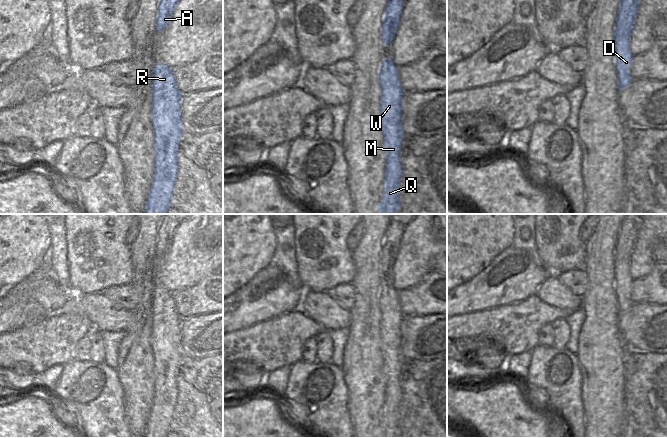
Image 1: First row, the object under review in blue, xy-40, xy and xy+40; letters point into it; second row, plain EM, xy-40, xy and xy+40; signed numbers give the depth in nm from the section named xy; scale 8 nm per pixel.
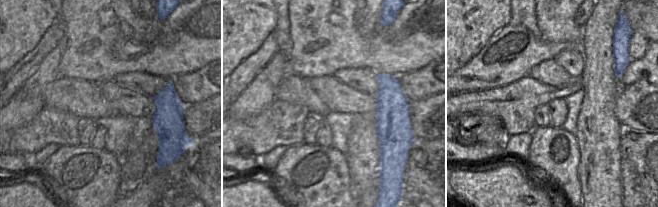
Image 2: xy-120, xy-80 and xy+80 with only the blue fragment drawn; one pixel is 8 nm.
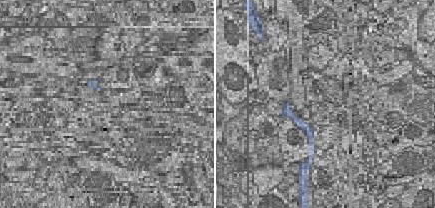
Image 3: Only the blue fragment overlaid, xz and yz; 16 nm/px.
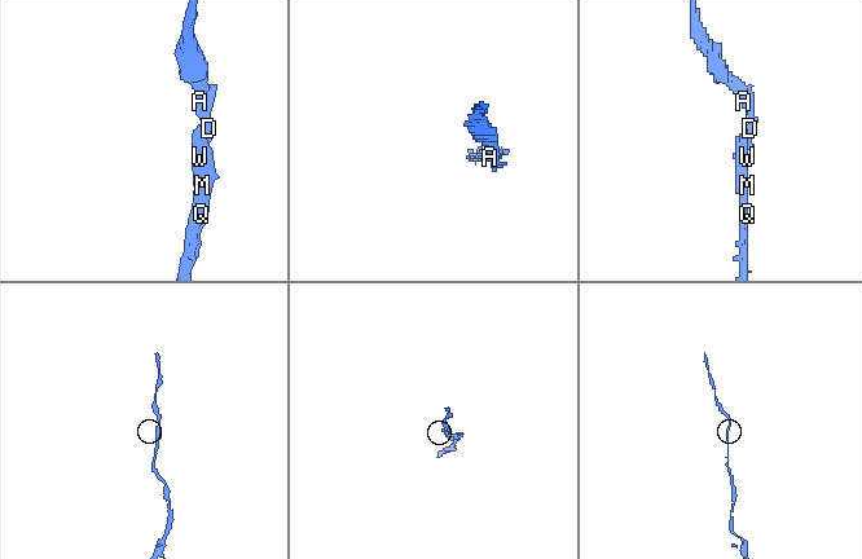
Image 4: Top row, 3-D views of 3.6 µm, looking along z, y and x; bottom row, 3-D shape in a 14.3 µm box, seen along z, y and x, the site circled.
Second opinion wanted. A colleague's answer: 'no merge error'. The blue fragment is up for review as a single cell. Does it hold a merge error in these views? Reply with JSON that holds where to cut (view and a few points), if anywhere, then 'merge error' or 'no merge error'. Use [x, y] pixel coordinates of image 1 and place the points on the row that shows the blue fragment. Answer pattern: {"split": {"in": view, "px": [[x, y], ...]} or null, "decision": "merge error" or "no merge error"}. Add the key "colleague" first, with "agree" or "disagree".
{"colleague": "agree", "split": null, "decision": "no merge error"}

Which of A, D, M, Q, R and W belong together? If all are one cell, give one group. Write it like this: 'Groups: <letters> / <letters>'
Groups: A D M Q R W.

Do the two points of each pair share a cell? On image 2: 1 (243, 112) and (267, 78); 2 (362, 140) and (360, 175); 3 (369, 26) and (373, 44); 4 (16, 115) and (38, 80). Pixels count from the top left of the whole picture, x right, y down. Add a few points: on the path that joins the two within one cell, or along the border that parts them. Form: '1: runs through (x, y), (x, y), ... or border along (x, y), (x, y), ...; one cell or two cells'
1: runs through (249, 104), (261, 92), (263, 86); one cell
2: runs through (362, 149), (361, 166); one cell
3: border along (379, 20), (367, 35), (356, 26); two cells
4: runs through (24, 106), (29, 101), (33, 89); one cell

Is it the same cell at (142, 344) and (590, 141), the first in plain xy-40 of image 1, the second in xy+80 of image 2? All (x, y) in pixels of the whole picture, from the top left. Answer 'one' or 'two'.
one

